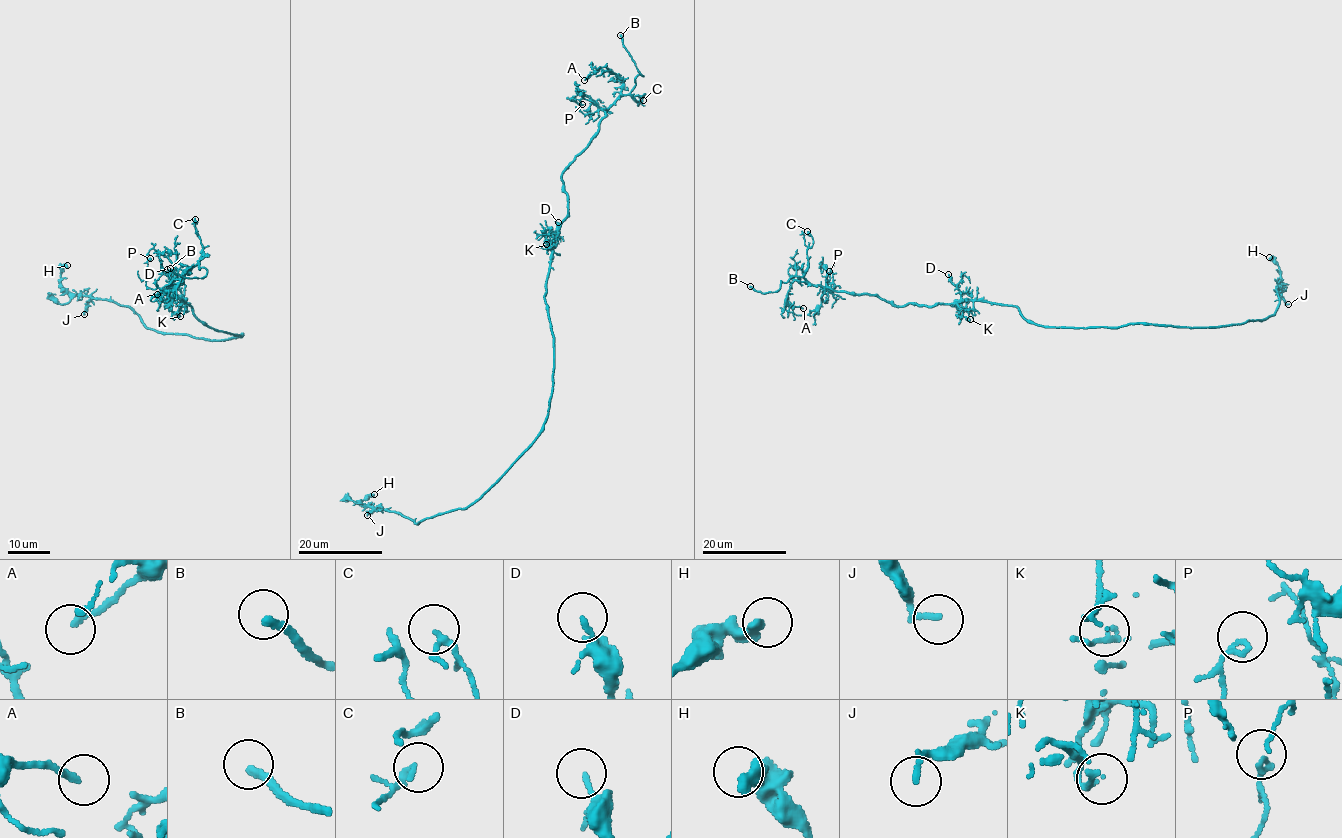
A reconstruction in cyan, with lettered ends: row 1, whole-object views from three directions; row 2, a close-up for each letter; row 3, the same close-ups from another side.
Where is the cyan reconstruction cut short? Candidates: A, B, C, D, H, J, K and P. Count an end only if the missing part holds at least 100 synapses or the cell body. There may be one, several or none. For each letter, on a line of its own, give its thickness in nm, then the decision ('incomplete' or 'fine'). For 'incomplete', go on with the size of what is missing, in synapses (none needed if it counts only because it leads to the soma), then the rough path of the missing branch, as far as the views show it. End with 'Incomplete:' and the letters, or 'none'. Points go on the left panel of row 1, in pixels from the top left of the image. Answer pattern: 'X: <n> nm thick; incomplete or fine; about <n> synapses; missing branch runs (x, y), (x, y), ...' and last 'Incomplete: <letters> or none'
A: 200 nm thick; fine
B: 240 nm thick; incomplete
C: 150 nm thick; fine
D: 120 nm thick; fine
H: 440 nm thick; fine
J: 200 nm thick; fine
K: 100 nm thick; fine
P: 170 nm thick; fine
Incomplete: B

